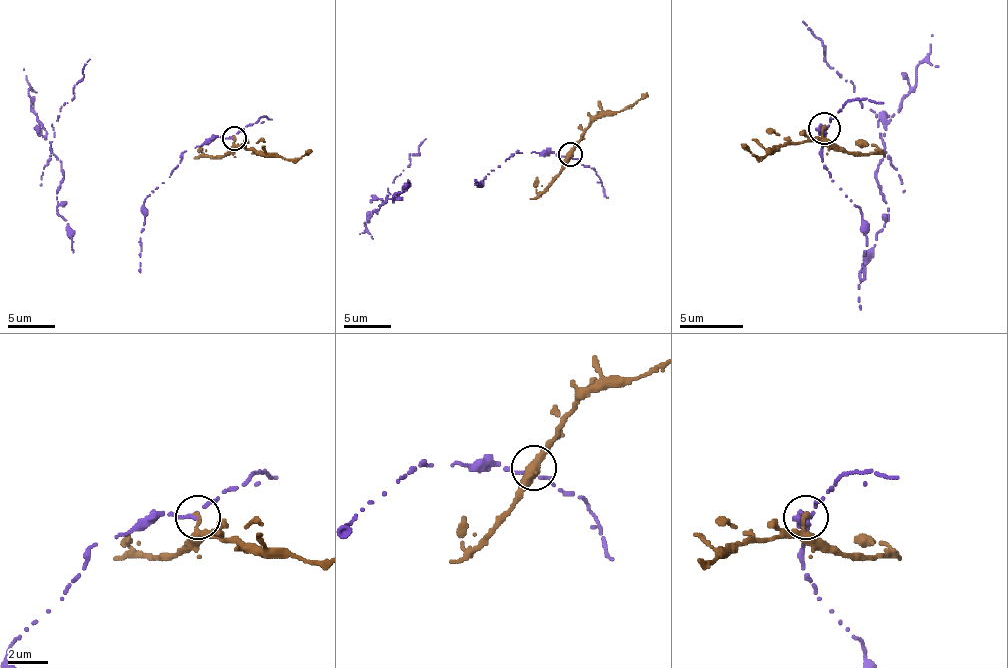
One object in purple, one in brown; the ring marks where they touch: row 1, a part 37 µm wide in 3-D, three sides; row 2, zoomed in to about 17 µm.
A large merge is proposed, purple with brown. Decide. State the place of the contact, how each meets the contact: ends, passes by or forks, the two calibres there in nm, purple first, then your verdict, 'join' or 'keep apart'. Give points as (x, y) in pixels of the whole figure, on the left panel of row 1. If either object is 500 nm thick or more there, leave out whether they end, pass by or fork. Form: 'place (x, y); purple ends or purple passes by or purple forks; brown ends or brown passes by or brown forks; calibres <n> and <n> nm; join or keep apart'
place (234, 138); purple passes by; brown passes by; calibres 170 and 190 nm; keep apart

